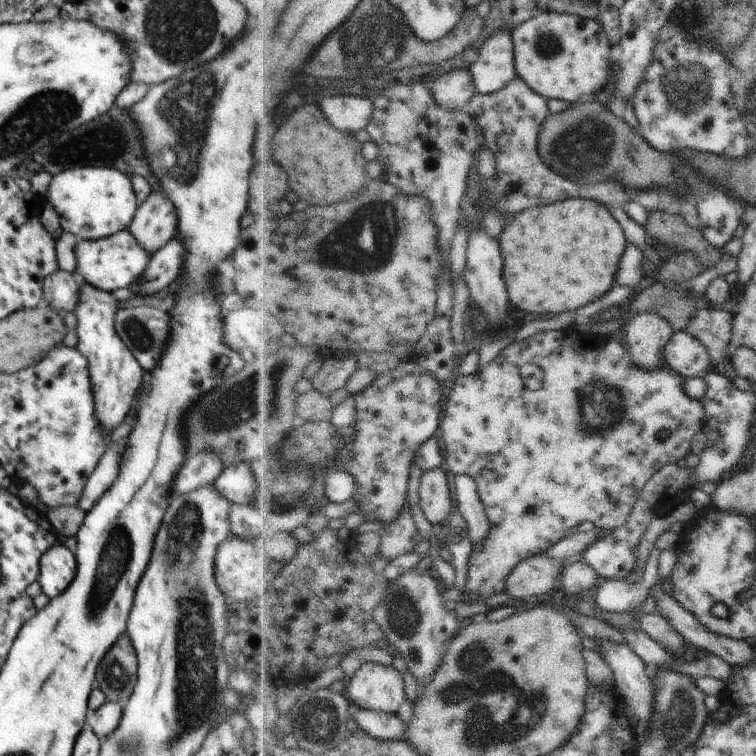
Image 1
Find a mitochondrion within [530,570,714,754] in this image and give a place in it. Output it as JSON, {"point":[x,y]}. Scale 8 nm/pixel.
{"point":[680,714]}

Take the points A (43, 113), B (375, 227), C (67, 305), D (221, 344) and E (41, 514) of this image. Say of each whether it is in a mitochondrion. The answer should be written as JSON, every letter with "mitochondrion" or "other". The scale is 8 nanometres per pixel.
{"A":"mitochondrion","B":"mitochondrion","C":"other","D":"other","E":"other"}

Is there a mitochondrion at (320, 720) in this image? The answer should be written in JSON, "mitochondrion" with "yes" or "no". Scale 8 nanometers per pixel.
{"mitochondrion":"yes"}

